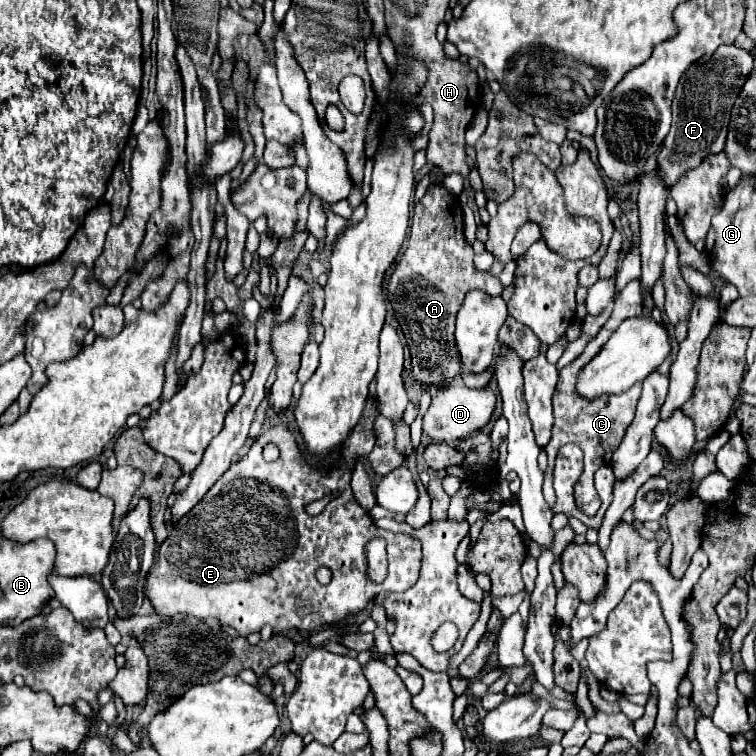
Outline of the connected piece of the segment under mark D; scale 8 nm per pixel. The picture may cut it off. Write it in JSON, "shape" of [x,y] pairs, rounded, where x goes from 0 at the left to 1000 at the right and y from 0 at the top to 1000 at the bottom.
{"shape":[[[612,508],[583,513],[573,524],[570,537],[560,550],[560,571],[575,585],[602,587],[604,582],[618,579],[626,571],[636,569],[647,558],[652,540],[655,540],[655,521],[649,516],[623,516]]]}

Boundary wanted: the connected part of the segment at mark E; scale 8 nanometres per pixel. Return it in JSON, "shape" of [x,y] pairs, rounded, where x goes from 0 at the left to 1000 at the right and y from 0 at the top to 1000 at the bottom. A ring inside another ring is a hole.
{"shape":[[[364,563],[348,571],[335,590],[284,638],[274,656],[226,696],[221,714],[213,717],[208,743],[192,767],[192,794],[197,794],[202,812],[216,817],[231,817],[237,812],[255,817],[287,817],[295,828],[306,828],[319,841],[343,836],[351,825],[356,825],[364,836],[374,836],[380,831],[417,833],[427,825],[451,823],[459,815],[478,810],[501,783],[541,780],[554,762],[560,738],[557,717],[541,706],[522,706],[499,698],[488,677],[472,669],[462,635],[462,616],[419,624],[403,614],[388,574],[377,563]],[[356,585],[361,585],[372,601],[361,611],[348,606],[348,593]],[[435,653],[443,653],[443,659],[435,661],[425,680],[411,683],[406,669]],[[491,712],[512,714],[515,759],[507,772],[493,772],[483,762],[485,743],[480,725]],[[422,749],[435,749],[440,754],[440,767],[433,775],[425,775],[417,765],[417,754]]]}

